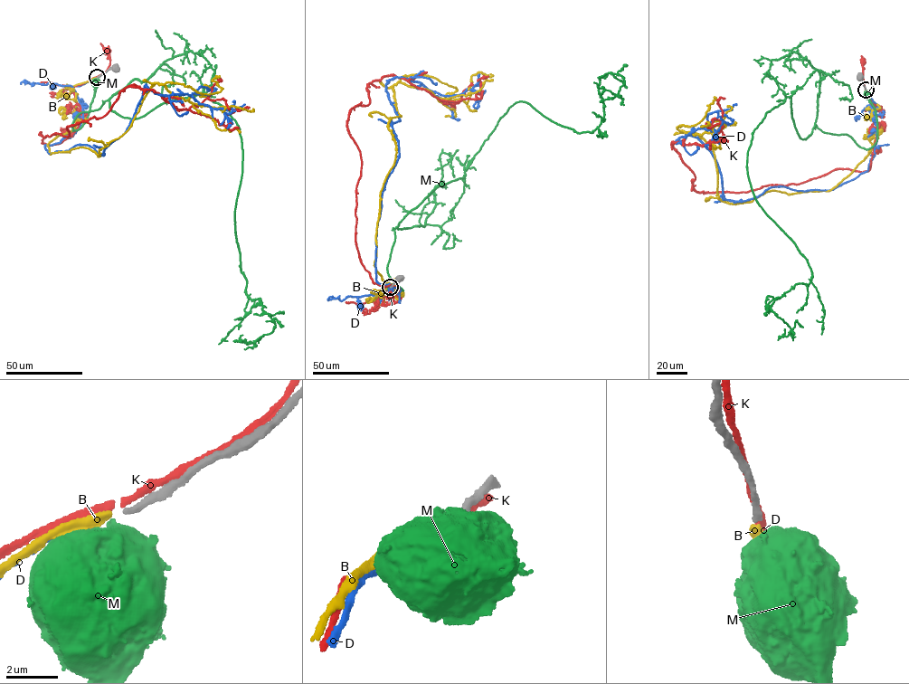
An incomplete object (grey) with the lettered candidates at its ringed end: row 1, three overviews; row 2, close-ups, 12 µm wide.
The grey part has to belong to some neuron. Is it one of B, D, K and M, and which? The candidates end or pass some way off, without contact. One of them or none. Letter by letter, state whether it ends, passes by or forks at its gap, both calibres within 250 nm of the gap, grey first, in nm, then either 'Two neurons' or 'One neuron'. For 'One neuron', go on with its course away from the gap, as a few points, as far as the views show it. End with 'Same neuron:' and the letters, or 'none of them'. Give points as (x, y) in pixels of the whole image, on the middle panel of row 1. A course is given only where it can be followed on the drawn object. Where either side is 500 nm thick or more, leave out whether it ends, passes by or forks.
B: It ends there. Thickness 240 nm (grey) against 320 nm. One neuron. Its course: (389, 287), (376, 303), (396, 289), (374, 264), (392, 86), (467, 103), (471, 76), (490, 73)
D: It ends there. Thickness 240 nm (grey) against 240 nm. Two neurons
K: It passes by. Thickness 240 nm (grey) against 200 nm. Two neurons
M: Thickness 240 nm (grey) against 950 nm. Two neurons
Same neuron: B

